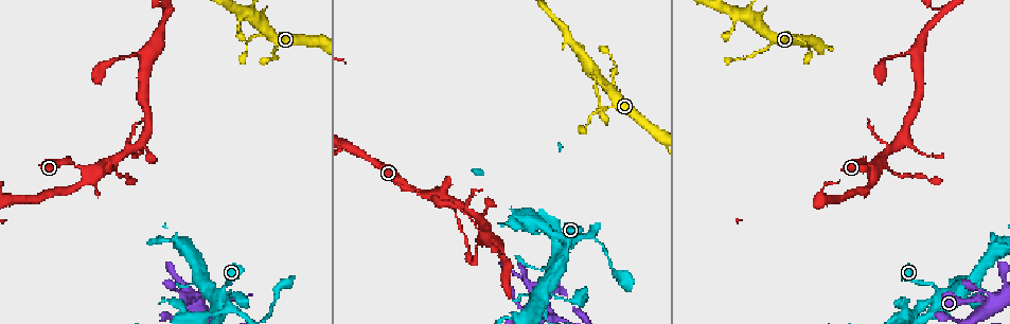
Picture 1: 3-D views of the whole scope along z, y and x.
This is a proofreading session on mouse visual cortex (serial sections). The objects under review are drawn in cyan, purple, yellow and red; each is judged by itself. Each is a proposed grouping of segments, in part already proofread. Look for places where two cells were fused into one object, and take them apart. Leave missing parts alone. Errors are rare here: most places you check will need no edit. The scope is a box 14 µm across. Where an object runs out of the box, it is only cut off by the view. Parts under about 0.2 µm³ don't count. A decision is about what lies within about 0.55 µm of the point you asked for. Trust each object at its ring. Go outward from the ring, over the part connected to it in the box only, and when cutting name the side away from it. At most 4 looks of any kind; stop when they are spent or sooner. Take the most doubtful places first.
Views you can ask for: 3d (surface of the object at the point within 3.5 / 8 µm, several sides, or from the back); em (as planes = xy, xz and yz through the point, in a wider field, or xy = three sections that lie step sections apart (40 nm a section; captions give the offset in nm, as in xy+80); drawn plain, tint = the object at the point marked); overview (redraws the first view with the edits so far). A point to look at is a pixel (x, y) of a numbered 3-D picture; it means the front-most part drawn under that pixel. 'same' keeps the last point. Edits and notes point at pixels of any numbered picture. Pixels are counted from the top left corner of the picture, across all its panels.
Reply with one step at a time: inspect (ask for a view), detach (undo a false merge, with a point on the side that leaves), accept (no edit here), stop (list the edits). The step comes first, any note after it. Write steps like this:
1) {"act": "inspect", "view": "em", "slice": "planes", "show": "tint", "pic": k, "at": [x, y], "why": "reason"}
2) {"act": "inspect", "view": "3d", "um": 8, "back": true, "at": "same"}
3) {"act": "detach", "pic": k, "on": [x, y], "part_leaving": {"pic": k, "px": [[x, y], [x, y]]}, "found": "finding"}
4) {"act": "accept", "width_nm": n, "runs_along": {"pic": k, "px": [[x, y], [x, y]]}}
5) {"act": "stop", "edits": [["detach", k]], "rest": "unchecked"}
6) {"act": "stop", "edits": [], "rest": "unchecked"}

{"act": "inspect", "view": "3d", "um": 3.5, "pic": 1, "at": [873, 170], "why": "branch point"}

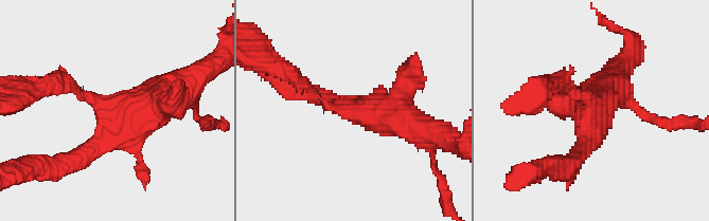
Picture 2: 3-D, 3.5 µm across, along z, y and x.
{"act": "accept", "runs_along": {"pic": 2, "px": [[283, 69], [325, 105], [404, 121]]}, "found": "one cell here"}

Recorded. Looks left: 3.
{"act": "inspect", "view": "em", "slice": "planes", "show": "tint", "pic": 1, "at": [981, 309], "why": "four or more arms meet"}

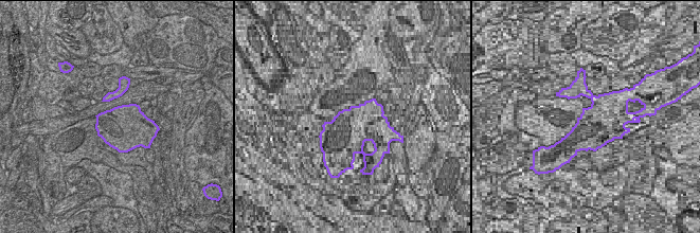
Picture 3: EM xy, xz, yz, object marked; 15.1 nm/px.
{"act": "inspect", "view": "3d", "um": 3.5, "at": "same", "why": "see where the arms go"}

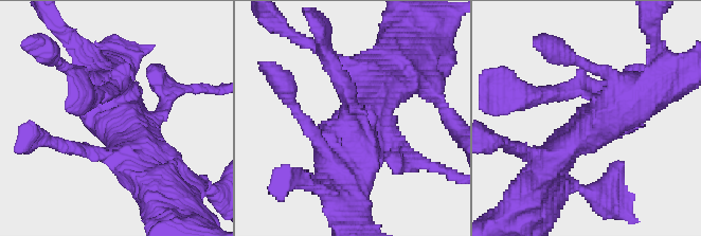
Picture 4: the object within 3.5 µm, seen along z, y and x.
{"act": "accept", "width_nm": 700, "runs_along": {"pic": 4, "px": [[106, 93], [126, 139], [120, 156]]}, "found": "continuous, no second cell"}

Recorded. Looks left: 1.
{"act": "stop", "edits": [], "rest": "unchecked"}

